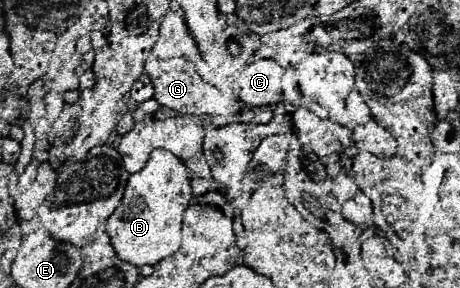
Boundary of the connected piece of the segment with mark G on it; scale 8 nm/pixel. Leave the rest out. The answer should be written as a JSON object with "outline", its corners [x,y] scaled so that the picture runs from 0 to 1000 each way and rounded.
{"outline":[[[326,188],[313,215],[313,250],[339,313],[339,347],[361,382],[378,389],[404,389],[404,396],[496,396],[500,354],[491,333],[483,333],[470,306],[443,292],[435,264],[426,257],[426,236],[413,208],[400,194],[374,194],[370,208],[343,208],[335,188]]]}

